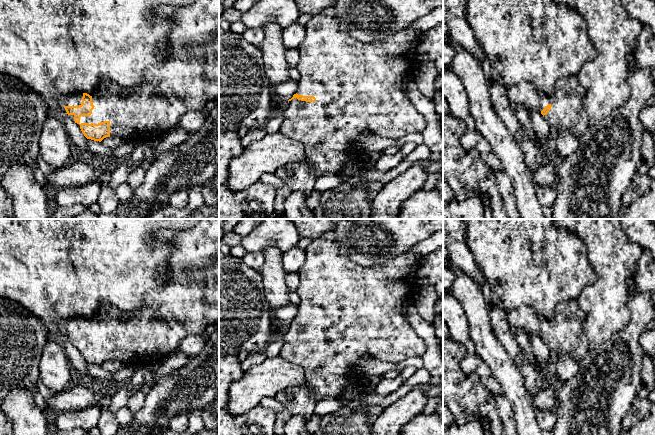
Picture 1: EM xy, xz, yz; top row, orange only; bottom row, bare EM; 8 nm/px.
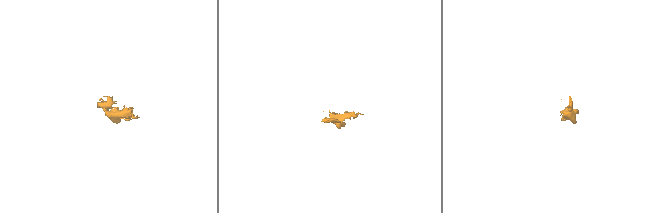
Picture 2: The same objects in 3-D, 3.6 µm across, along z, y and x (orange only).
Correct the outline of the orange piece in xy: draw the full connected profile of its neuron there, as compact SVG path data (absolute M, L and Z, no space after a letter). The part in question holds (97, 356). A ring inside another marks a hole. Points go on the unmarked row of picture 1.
M201 219L195 226L184 231L163 229L157 232L156 237L175 246L168 259L171 277L163 288L146 292L138 309L124 312L108 302L102 302L93 317L74 316L65 322L67 338L78 348L87 363L101 366L106 361L119 360L135 366L148 366L180 352L183 338L201 334L208 326L219 322L219 219Z

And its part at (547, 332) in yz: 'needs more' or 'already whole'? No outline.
needs more

